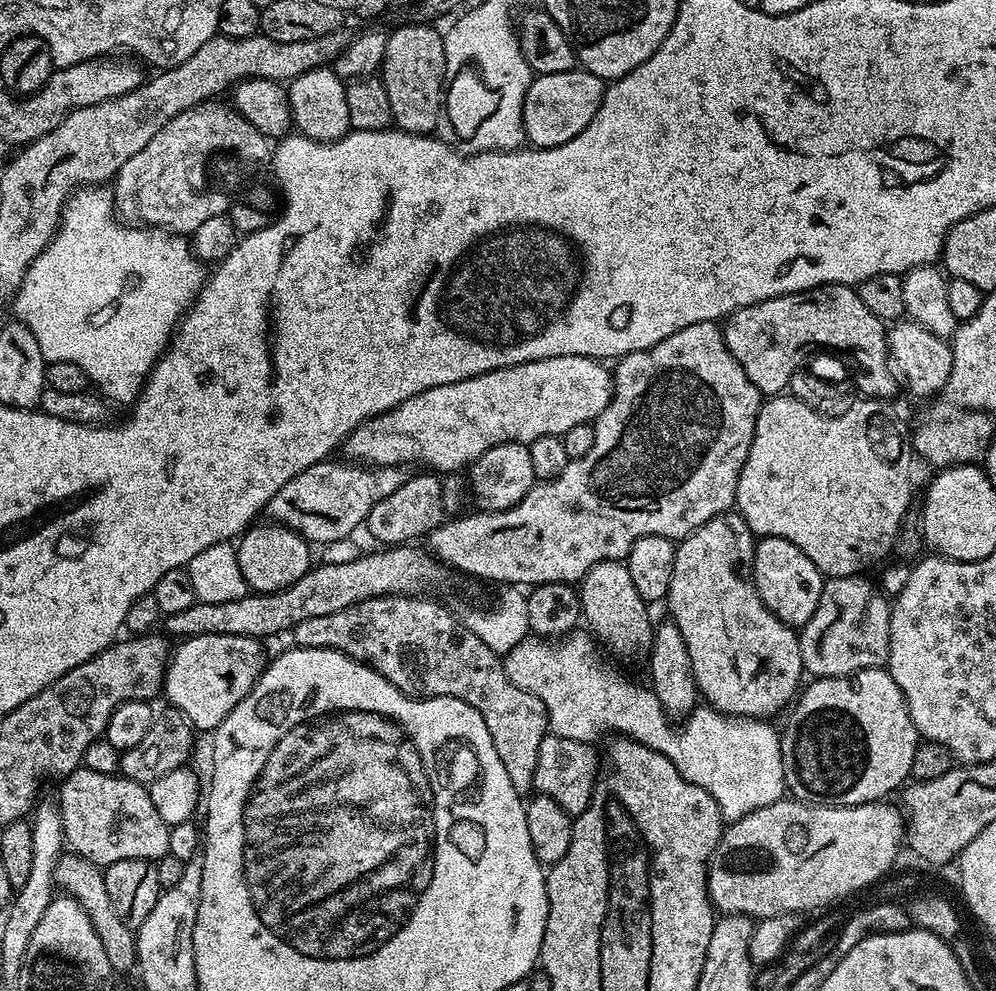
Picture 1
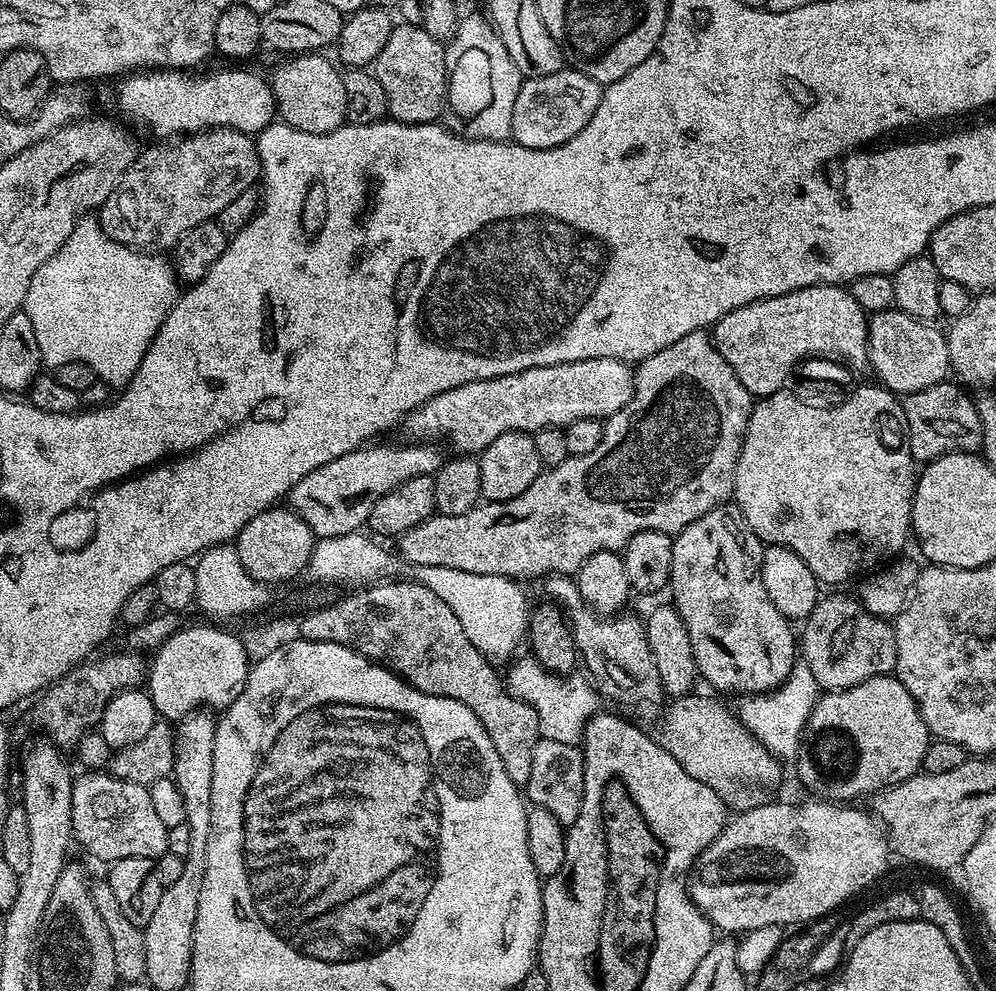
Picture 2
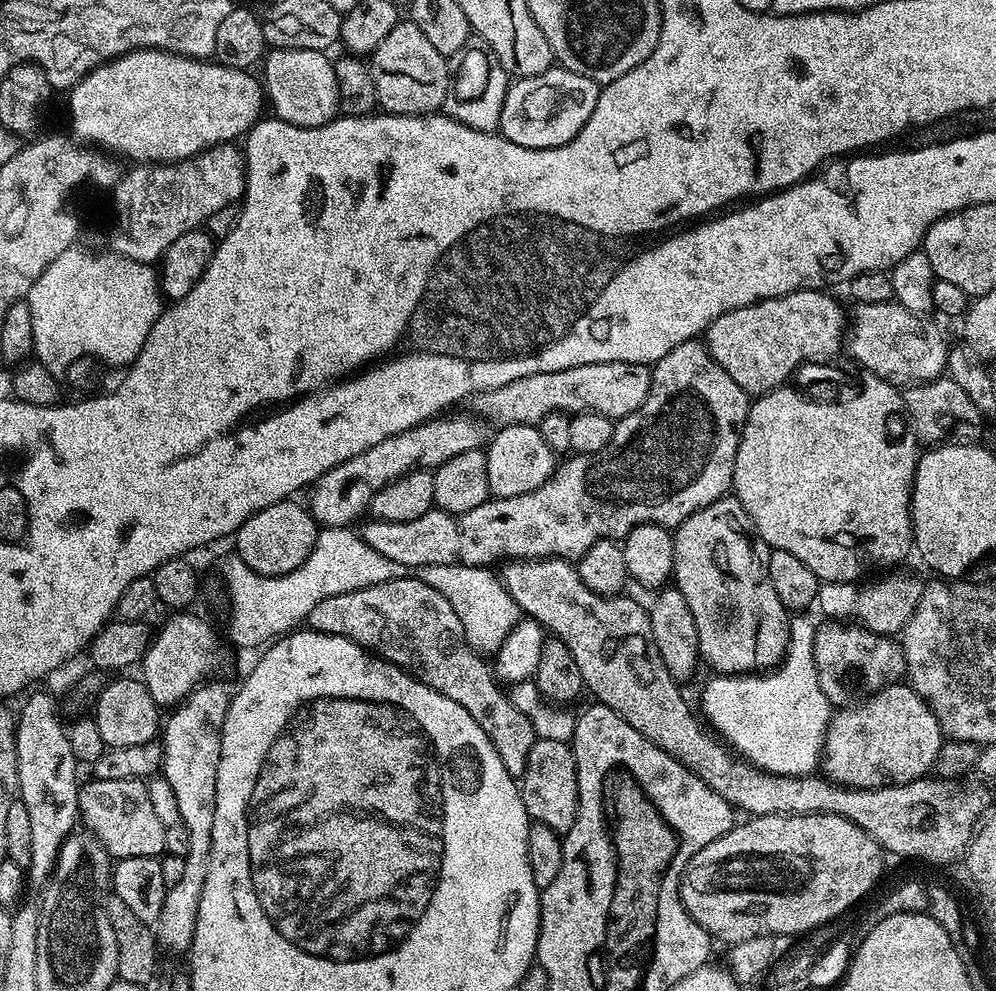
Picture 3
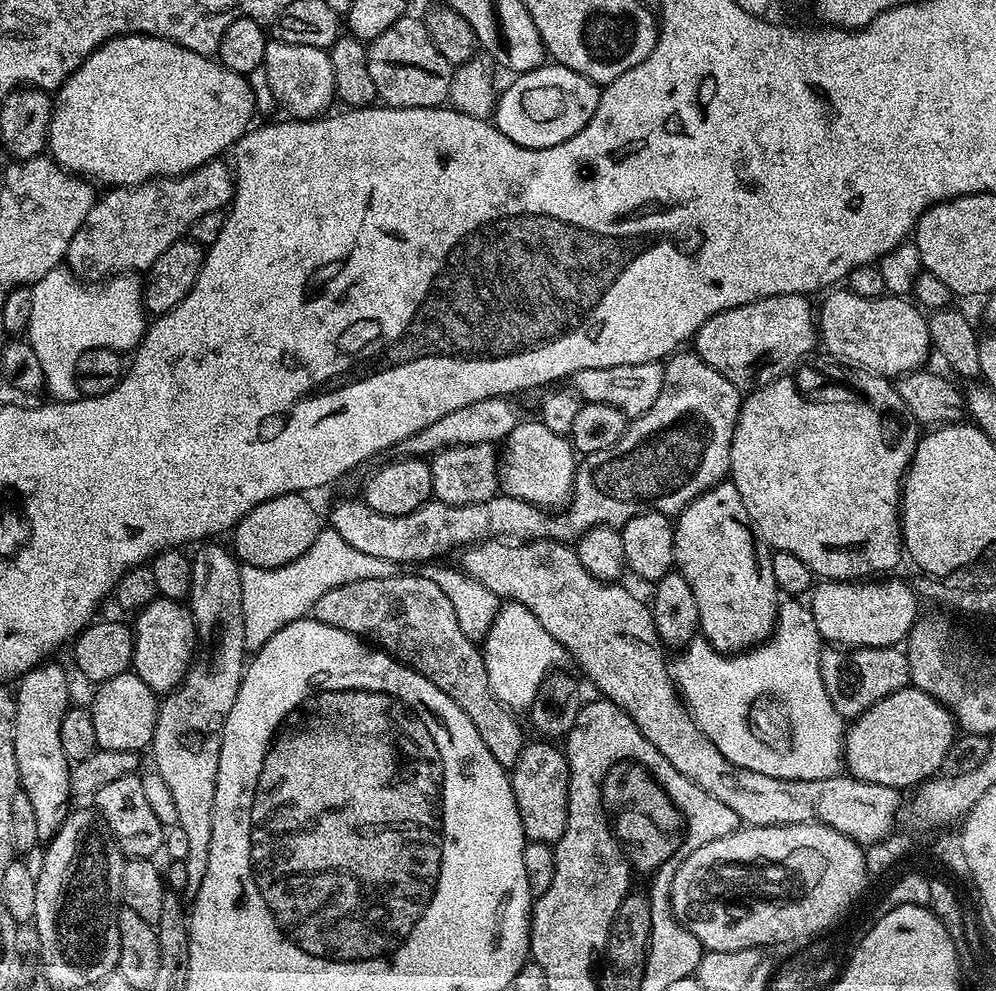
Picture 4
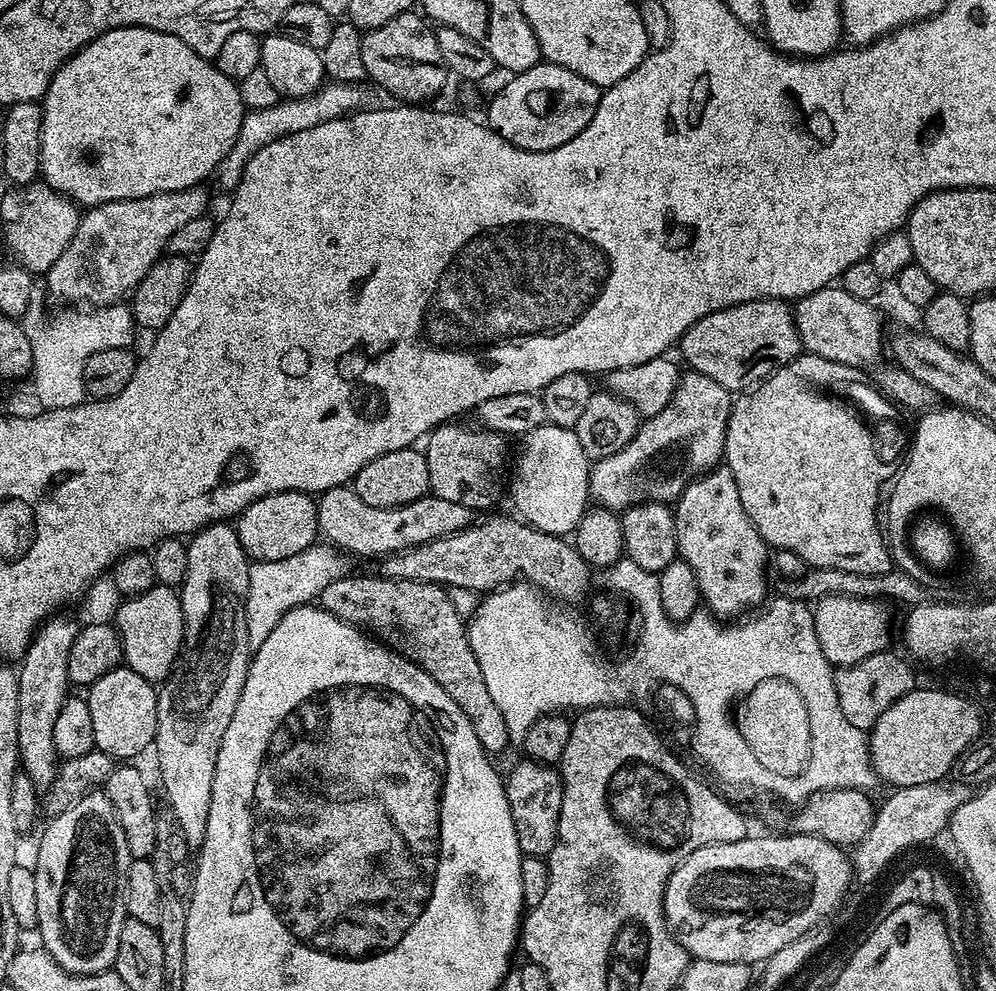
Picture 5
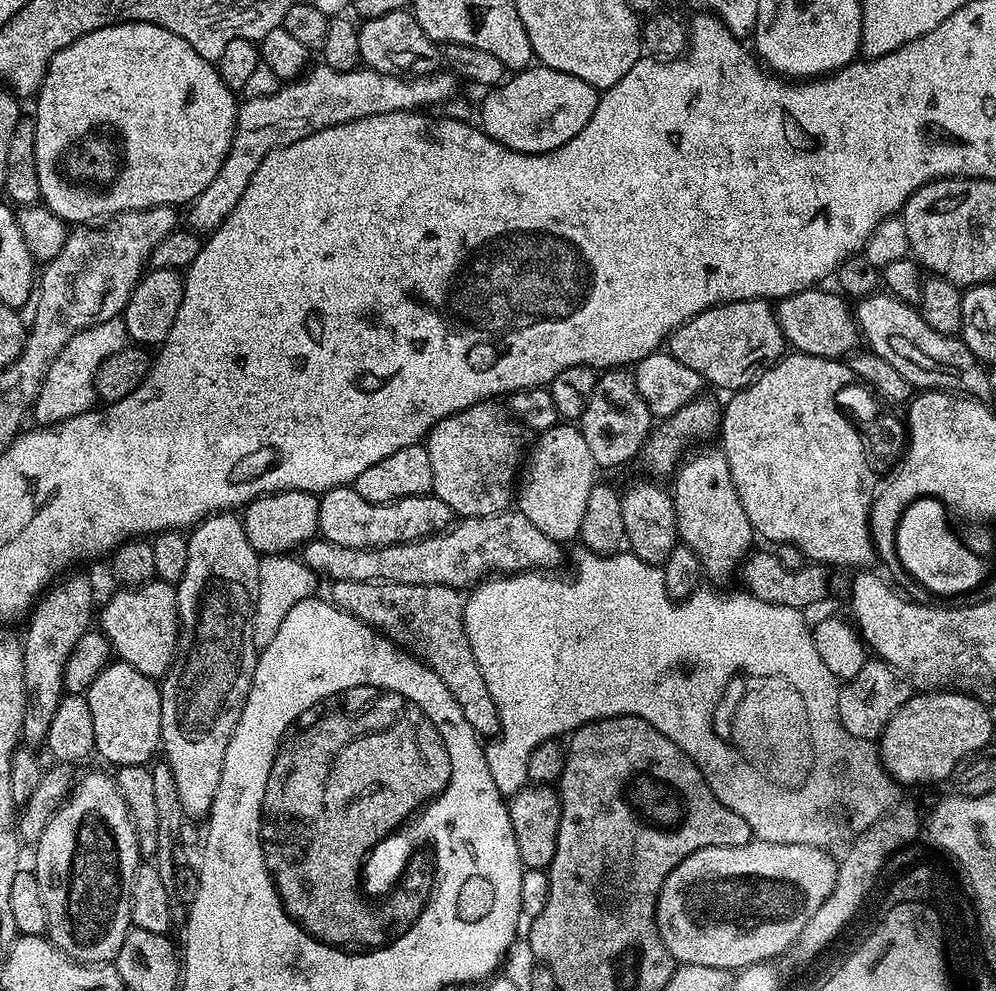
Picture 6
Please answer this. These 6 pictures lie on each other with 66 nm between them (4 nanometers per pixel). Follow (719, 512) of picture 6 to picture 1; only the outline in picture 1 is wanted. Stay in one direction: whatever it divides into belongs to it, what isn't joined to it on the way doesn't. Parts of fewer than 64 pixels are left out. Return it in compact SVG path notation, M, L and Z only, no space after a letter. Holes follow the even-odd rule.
M735 511L724 512L721 516L710 518L698 530L694 530L690 535L676 544L676 557L674 558L674 574L670 578L670 590L666 597L666 605L672 611L671 623L682 630L682 639L686 641L686 650L690 650L690 666L694 666L694 678L696 685L700 688L701 697L717 711L729 716L772 718L775 712L782 708L787 709L793 703L798 689L801 687L802 679L805 675L802 654L800 653L800 638L795 627L784 624L764 605L764 600L758 594L755 583L750 579L752 574L752 559L756 553L757 541L754 539L751 530L746 526L746 522Z

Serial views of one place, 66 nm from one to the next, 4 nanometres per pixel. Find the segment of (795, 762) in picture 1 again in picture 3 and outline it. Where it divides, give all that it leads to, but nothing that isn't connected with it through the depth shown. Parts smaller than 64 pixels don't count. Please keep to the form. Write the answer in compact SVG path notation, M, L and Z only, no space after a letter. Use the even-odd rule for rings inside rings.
M907 683L888 684L865 696L863 700L833 711L828 729L824 731L824 746L818 768L827 779L847 788L882 788L885 784L908 784L927 777L933 771L942 743L940 723L930 706Z

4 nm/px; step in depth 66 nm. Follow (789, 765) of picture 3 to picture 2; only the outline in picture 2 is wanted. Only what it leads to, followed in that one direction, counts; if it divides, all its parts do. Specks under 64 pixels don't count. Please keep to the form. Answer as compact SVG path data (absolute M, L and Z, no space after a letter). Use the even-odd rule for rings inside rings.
M803 662L792 665L792 673L789 674L779 688L773 688L771 692L763 694L748 694L738 709L738 717L768 748L769 752L777 758L795 757L802 747L802 733L808 725L808 719L818 699L818 685L814 674Z

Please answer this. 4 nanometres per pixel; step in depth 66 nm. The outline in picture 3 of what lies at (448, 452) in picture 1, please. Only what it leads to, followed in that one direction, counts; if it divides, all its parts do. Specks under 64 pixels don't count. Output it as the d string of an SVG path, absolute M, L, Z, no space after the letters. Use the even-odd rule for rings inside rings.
M594 362L586 366L574 366L570 370L554 370L546 374L530 374L506 386L489 392L477 392L475 411L493 425L534 424L551 412L575 414L597 412L609 416L613 422L634 414L646 402L652 373L649 365L626 362Z

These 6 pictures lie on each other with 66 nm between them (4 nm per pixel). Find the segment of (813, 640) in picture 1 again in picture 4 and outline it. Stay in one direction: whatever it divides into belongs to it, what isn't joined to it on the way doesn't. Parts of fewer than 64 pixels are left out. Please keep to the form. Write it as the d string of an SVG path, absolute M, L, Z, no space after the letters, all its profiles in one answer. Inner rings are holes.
M836 646L825 647L820 654L822 686L826 686L826 694L830 694L830 702L840 716L860 716L882 698L909 687L907 651L899 647L854 648L847 653L848 657L844 657L843 654L845 655Z

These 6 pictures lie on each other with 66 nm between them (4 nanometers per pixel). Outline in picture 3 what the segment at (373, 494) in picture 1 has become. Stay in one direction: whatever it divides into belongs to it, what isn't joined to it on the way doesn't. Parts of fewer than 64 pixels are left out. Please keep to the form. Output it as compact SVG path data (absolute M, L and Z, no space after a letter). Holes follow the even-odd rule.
M475 411L448 415L441 414L431 420L423 420L418 426L402 434L394 434L378 442L378 446L370 446L362 450L362 454L354 454L354 458L326 470L326 474L322 474L310 488L310 511L317 525L326 528L351 525L351 520L369 511L373 494L391 480L397 480L407 472L434 470L442 466L442 462L450 462L454 454L466 454L466 450L475 448L483 449L494 435L493 425Z

